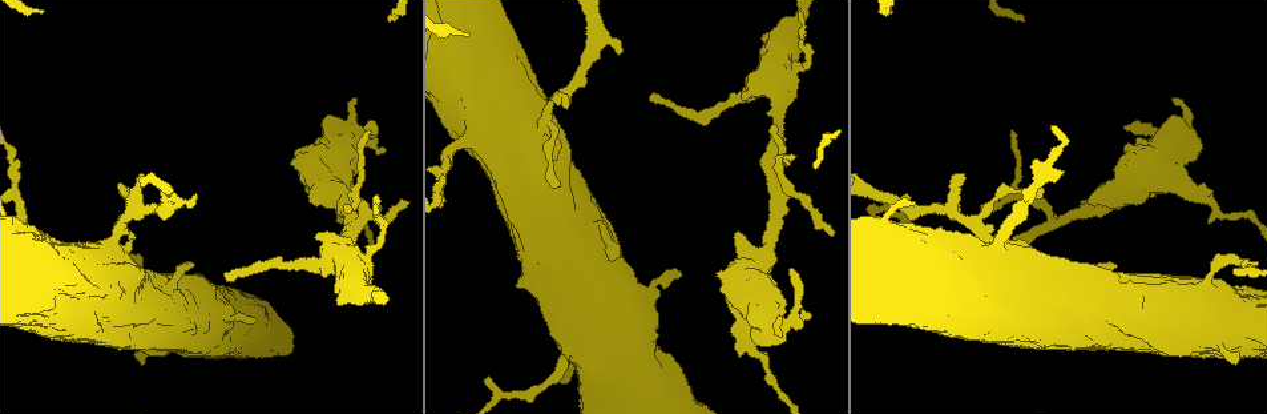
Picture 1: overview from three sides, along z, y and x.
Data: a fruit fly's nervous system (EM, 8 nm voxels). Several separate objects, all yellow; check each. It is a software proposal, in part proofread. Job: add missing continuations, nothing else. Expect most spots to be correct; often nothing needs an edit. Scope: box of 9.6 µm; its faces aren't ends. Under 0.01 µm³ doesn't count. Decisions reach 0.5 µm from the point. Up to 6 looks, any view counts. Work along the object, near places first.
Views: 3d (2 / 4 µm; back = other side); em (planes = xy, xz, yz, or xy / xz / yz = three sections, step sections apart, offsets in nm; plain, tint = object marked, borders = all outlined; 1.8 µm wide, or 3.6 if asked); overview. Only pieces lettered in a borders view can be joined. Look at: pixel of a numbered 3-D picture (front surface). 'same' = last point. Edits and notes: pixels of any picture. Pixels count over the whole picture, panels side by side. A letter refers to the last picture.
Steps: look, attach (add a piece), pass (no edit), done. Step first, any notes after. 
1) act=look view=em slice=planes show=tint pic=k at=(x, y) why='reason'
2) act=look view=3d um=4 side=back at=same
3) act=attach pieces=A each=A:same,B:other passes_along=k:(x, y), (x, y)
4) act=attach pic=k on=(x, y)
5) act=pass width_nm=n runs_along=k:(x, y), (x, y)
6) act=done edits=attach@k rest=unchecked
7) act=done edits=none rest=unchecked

act=look view=em slice=planes show=borders pic=1 at=(227, 275)

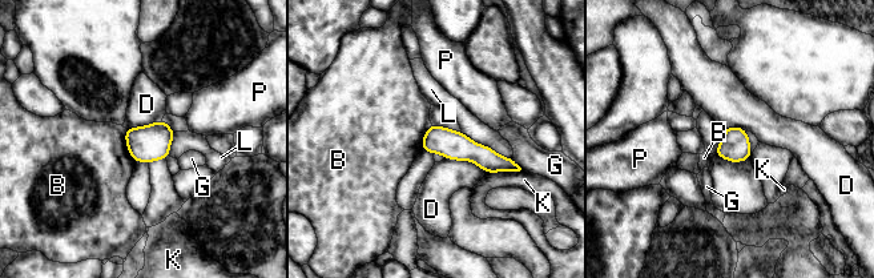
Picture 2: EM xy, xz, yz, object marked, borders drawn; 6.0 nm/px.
act=pass width_nm=180 each=B:other,D:other,G:other,K:other,L:other,P:other runs_along=2:(426, 138), (511, 166) found='none of them fits'

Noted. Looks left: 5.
act=look view=3d um=4 pic=1 at=(222, 314) why='sudden change in width'

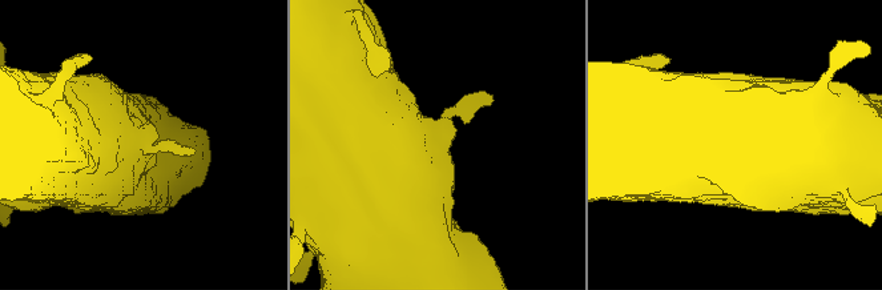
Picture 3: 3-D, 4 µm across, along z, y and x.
act=look view=em um=3.6 slice=yz step=16 show=borders pic=3 at=(436, 131) why='now the EM'

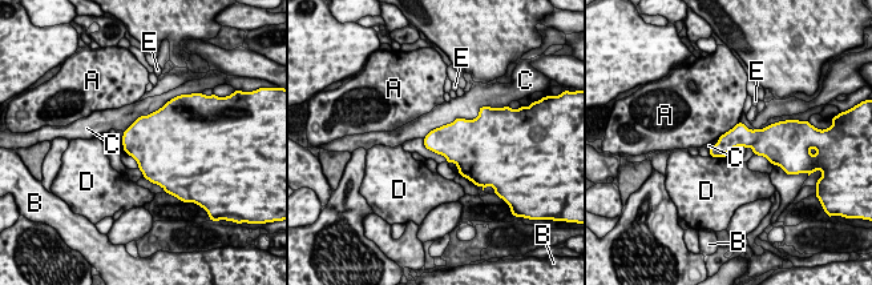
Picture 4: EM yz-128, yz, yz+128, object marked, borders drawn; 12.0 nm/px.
act=pass each=A:other,B:other,C:other,D:other,E:other found='none of them fits'

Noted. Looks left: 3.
act=look view=em slice=xy step=4 show=tint pic=1 at=(793, 270) why='branch stops here'

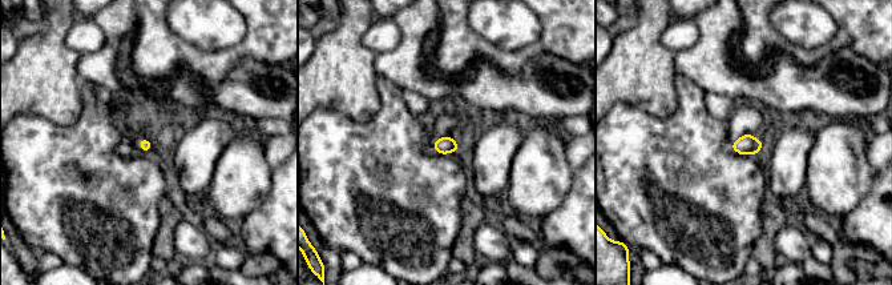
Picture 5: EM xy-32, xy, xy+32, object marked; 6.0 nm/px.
act=look view=em slice=xz step=16 show=borders at=same

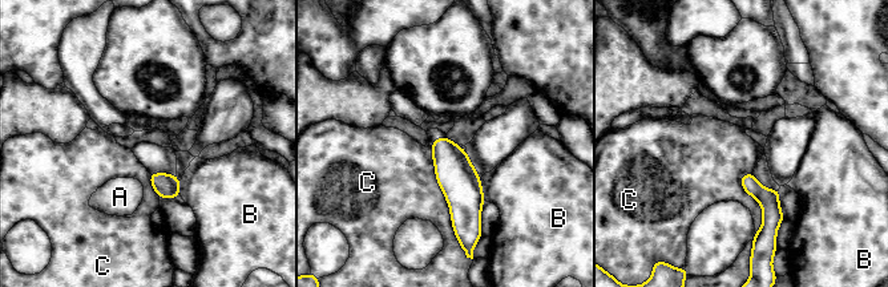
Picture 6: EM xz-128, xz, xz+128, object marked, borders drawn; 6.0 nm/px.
act=pass each=A:other,B:other,C:other border=6:(430, 149), (456, 237) found='none of them fits'

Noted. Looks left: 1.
act=done edits=none rest=unchecked

